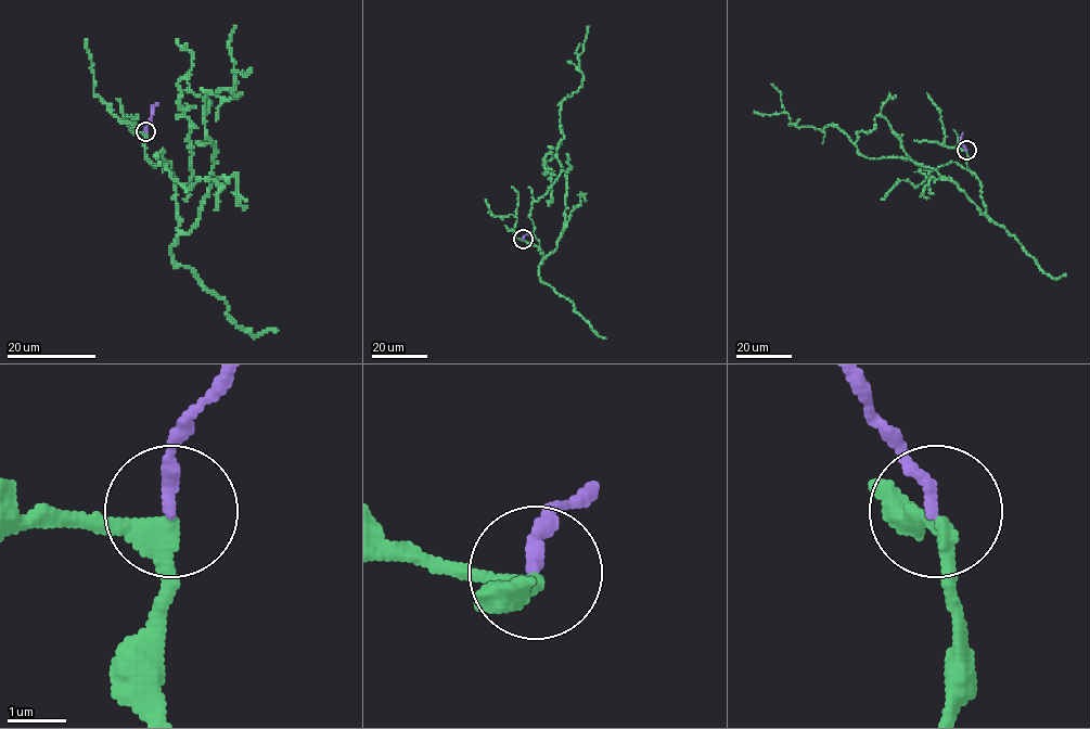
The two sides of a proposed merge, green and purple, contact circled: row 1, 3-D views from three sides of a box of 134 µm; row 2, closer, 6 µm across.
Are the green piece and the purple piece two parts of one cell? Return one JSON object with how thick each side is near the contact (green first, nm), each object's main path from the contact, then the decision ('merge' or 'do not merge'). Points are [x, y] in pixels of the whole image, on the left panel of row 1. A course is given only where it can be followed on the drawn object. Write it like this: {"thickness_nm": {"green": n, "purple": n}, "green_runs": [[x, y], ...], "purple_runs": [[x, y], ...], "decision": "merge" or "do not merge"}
{"thickness_nm": {"green": 240, "purple": 200}, "green_runs": [[146, 131], [146, 158], [175, 178], [189, 231], [215, 144], [199, 143], [209, 101], [188, 74], [186, 202]], "purple_runs": [[146, 131], [157, 104]], "decision": "do not merge"}

